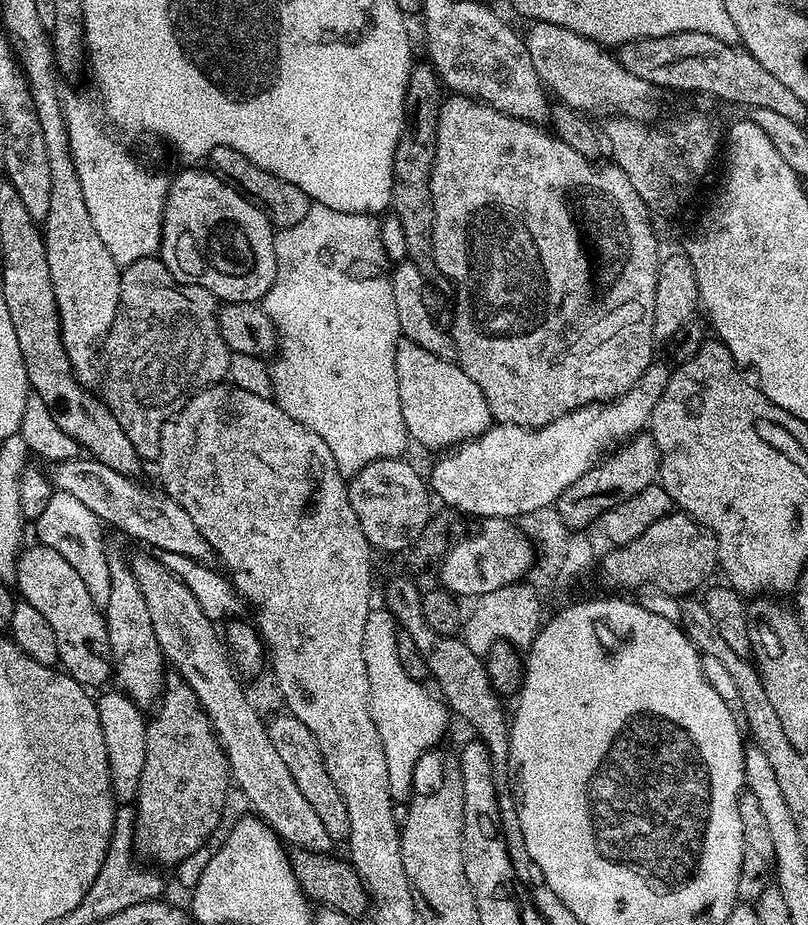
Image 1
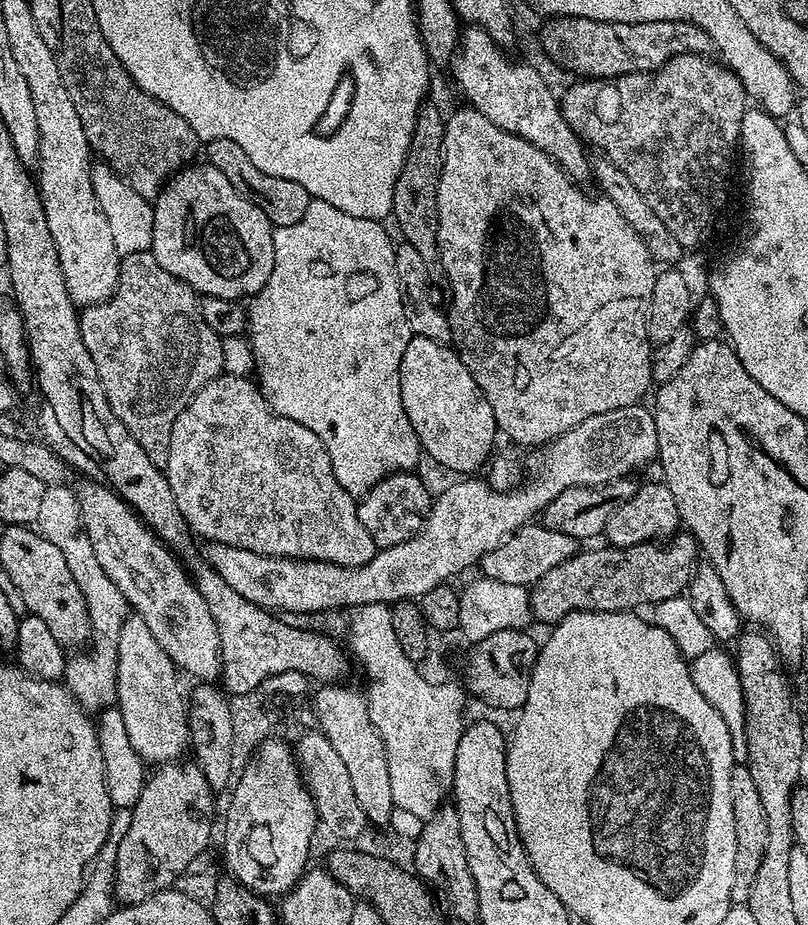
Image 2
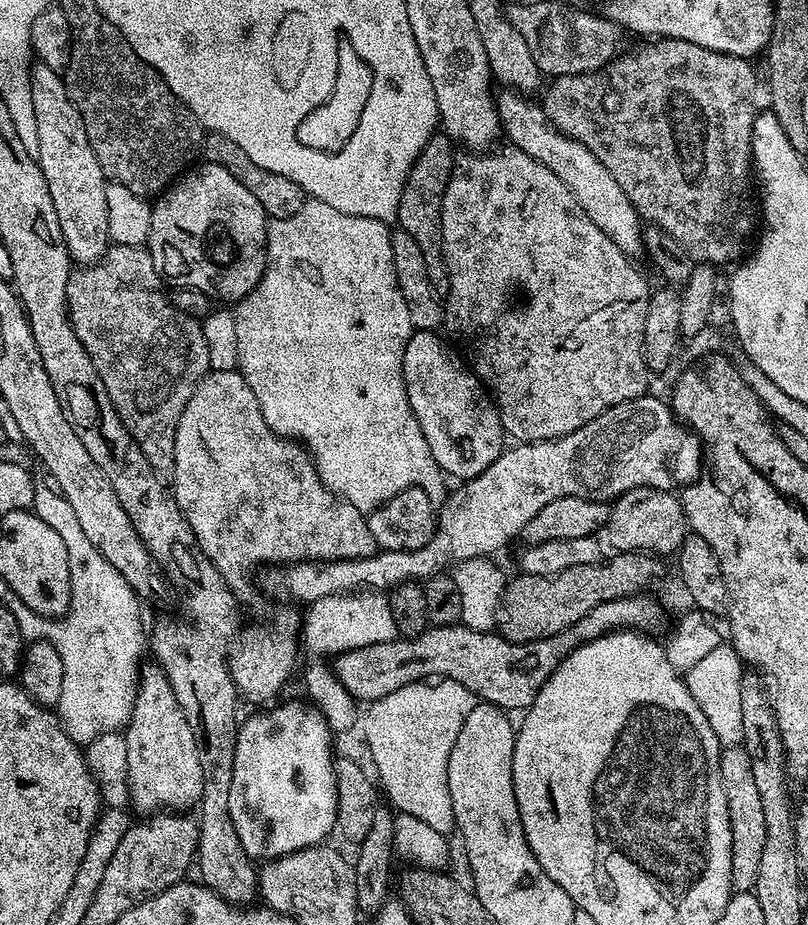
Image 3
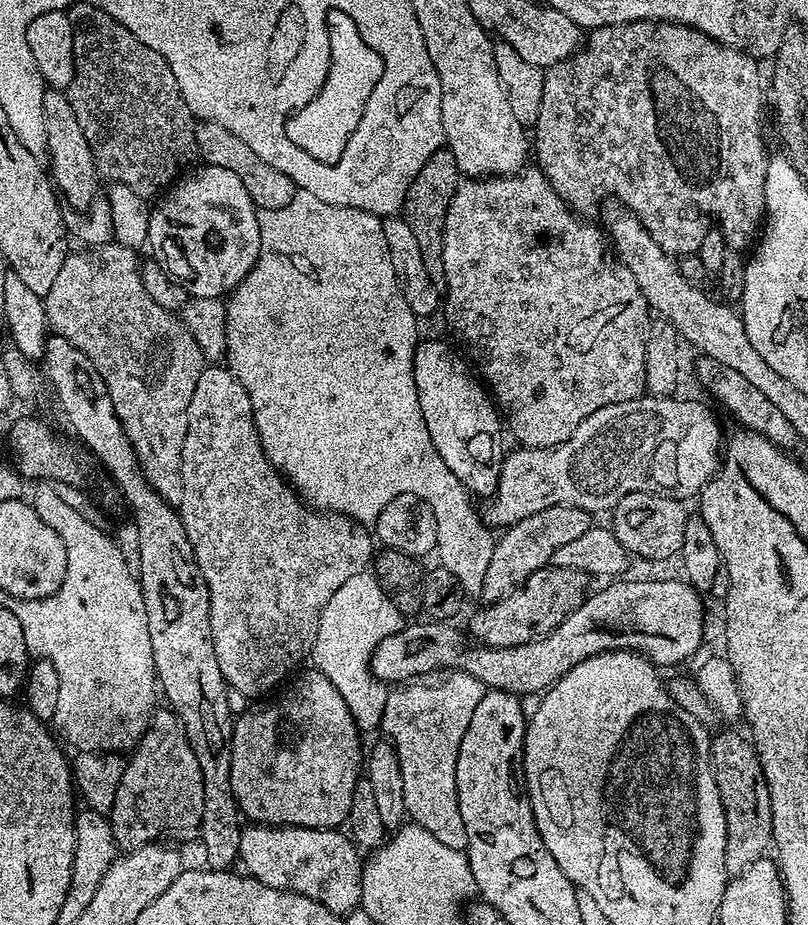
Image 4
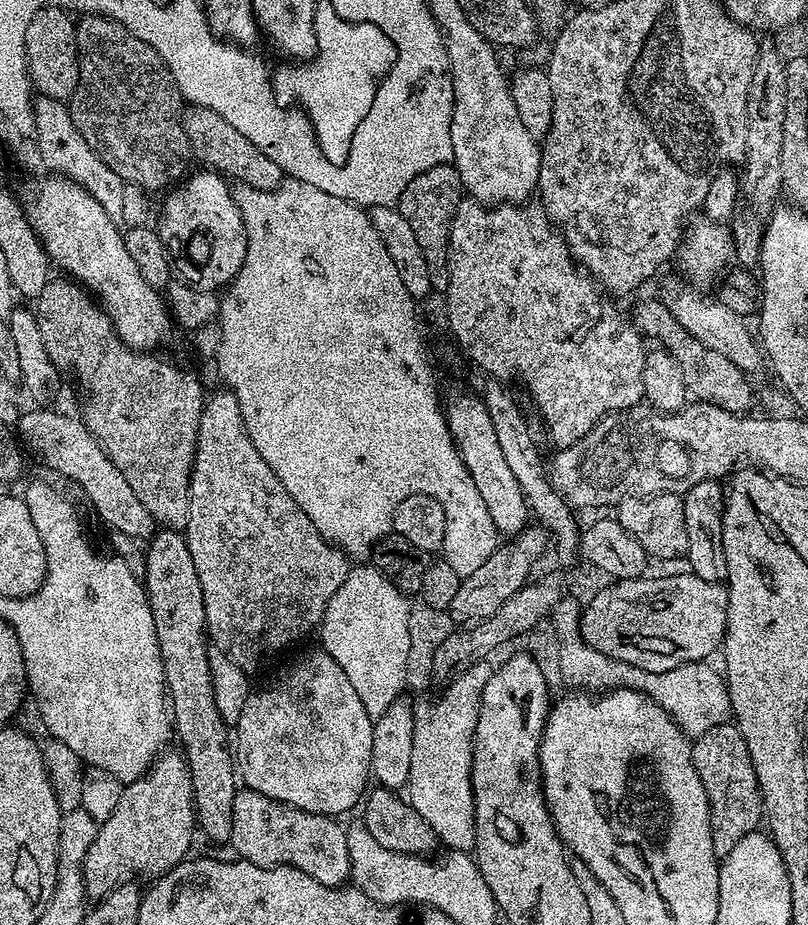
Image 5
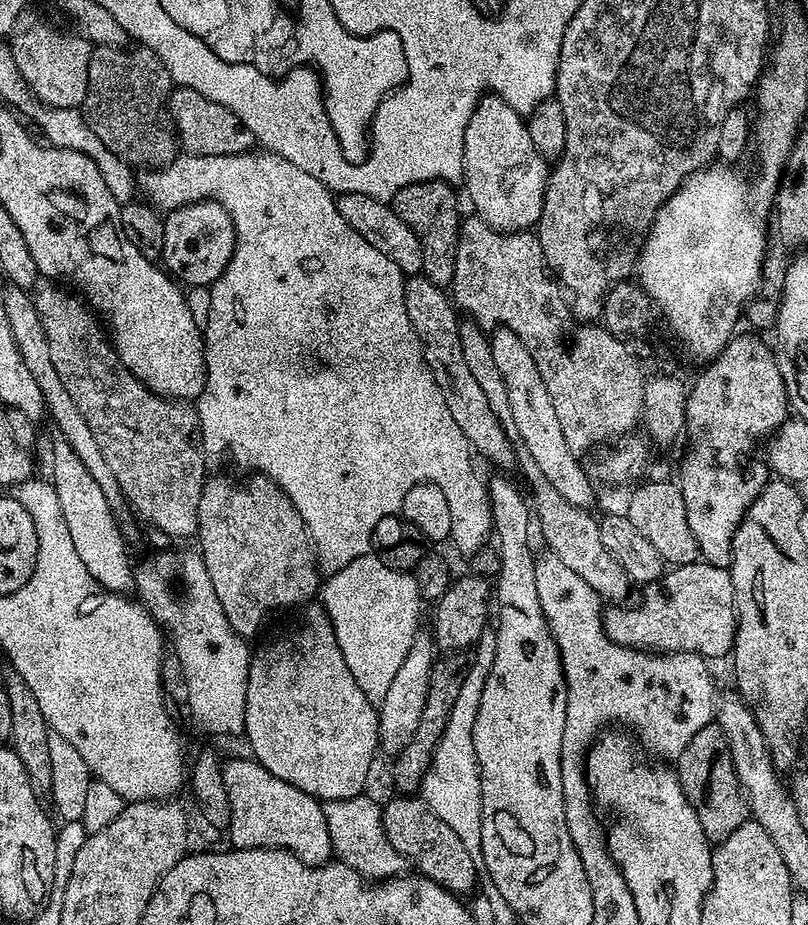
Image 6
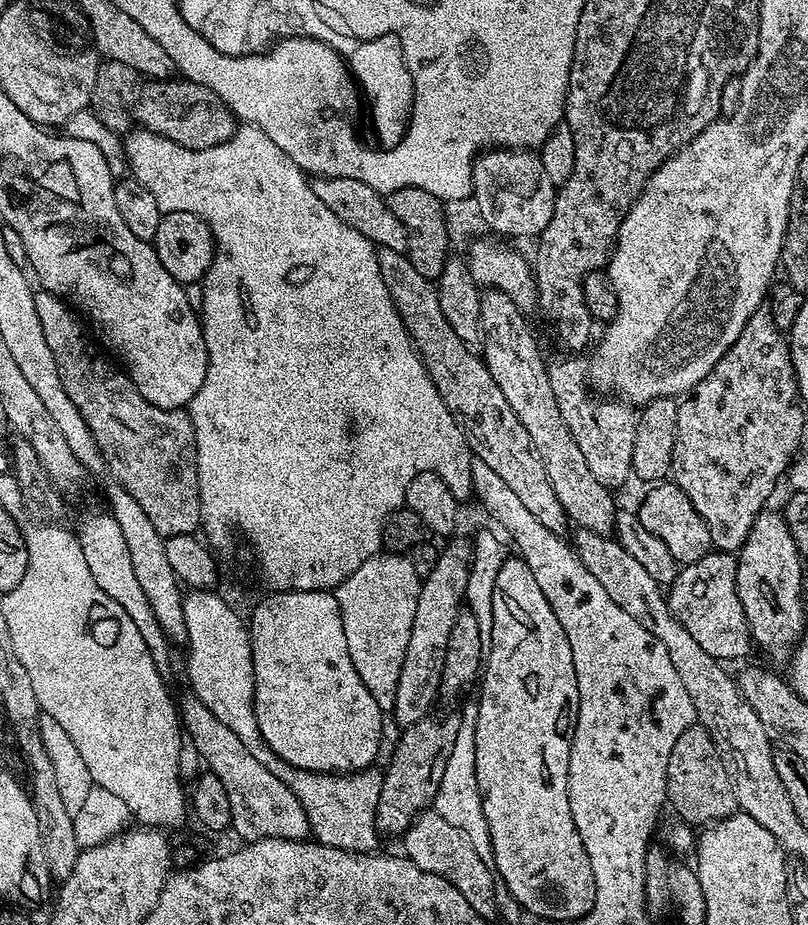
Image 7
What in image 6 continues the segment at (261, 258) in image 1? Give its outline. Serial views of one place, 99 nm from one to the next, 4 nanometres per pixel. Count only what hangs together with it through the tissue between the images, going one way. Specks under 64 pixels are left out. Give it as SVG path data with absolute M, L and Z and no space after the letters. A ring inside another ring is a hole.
M193 200L191 204L187 204L181 208L171 209L171 211L163 217L163 221L163 267L167 269L181 285L204 284L203 286L211 286L212 283L220 277L222 270L226 270L226 266L234 254L236 231L234 230L234 222L230 218L230 214L226 214L226 210L216 200Z

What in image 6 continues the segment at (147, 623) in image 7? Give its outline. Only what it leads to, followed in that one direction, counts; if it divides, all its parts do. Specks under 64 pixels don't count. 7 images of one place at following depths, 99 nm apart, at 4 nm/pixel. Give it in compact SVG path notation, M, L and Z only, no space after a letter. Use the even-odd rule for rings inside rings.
M55 439L52 446L52 476L50 482L61 503L65 515L66 526L69 527L70 538L73 539L74 550L81 558L83 566L108 592L129 593L134 587L134 566L128 554L128 542L117 522L115 509L109 506L98 482L90 475L90 470L83 465L68 442Z

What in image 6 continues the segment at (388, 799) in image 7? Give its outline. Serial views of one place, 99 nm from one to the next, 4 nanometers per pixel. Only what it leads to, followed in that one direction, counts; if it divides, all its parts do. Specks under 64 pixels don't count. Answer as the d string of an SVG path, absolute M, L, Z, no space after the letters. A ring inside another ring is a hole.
M467 651L449 652L441 655L433 663L430 670L430 690L426 694L426 710L422 710L422 722L418 722L418 730L413 740L395 755L392 764L392 780L396 783L396 792L412 794L424 781L426 770L432 764L432 754L436 750L436 743L440 735L446 730L446 722L454 702L458 702L458 694L462 694L462 682L466 682L470 667L470 656Z

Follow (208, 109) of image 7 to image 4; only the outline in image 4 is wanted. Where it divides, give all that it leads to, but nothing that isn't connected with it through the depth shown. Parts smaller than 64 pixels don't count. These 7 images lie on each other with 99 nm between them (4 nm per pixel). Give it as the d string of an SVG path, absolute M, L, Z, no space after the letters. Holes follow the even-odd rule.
M204 118L195 127L199 159L206 164L226 166L226 170L238 174L242 186L246 186L257 209L278 210L282 206L286 206L290 202L290 198L294 198L294 194L298 191L297 181L286 178L286 174L282 170L278 170L276 165L262 162L262 158L258 154L254 154L254 150L250 146L246 146L246 142L242 138L238 138L236 132L229 130L227 124L219 124L211 118Z

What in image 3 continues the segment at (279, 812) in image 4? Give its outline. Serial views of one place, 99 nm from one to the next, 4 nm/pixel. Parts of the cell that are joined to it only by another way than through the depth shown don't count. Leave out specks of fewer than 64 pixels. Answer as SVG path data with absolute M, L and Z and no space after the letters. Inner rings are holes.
M305 702L306 704L280 704L277 708L275 706L269 707L269 712L262 712L266 710L260 710L257 716L252 716L248 721L241 723L236 729L236 745L234 746L234 770L232 771L232 781L230 782L230 818L234 822L234 830L238 834L238 842L242 842L242 850L246 850L249 861L252 862L267 862L269 860L277 860L280 856L285 856L291 852L297 852L303 848L312 848L316 844L325 843L329 838L328 835L333 835L336 827L336 815L338 814L338 790L336 789L336 765L334 763L334 751L332 752L332 739L334 739L334 733L329 728L327 718L320 712L320 709L312 702Z

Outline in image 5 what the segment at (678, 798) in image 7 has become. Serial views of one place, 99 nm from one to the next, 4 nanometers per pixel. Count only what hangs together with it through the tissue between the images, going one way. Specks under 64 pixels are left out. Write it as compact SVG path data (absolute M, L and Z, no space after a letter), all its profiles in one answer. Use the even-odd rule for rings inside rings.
M735 723L710 726L692 740L692 757L702 778L702 787L706 789L706 798L710 802L710 830L714 838L714 854L723 858L746 838L746 834L757 831L765 819L764 799L760 796L758 778L754 774L754 762L746 742L736 729Z

